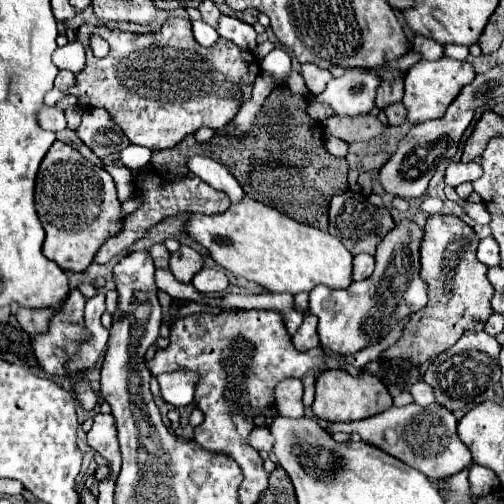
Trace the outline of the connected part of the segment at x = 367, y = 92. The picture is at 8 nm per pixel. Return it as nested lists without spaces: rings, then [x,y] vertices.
[[[346,72],[340,78],[332,78],[326,90],[314,96],[316,102],[328,104],[338,116],[368,114],[376,102],[376,88],[380,80],[374,72]]]

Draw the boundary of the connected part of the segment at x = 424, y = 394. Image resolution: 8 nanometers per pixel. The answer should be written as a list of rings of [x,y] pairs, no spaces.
[[[424,380],[416,382],[416,384],[410,388],[410,394],[414,396],[414,402],[416,402],[416,404],[428,406],[428,404],[434,402],[434,390],[432,390]]]

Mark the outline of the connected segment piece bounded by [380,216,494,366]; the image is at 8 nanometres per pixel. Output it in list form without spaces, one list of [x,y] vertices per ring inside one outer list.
[[[430,216],[428,218],[428,222],[424,226],[424,240],[420,246],[420,254],[422,254],[420,276],[428,286],[428,304],[426,304],[426,308],[414,312],[408,318],[398,342],[392,344],[388,350],[384,350],[380,354],[380,358],[388,358],[388,360],[402,358],[402,360],[408,360],[412,366],[422,366],[430,358],[448,350],[466,330],[480,330],[486,324],[486,320],[492,314],[490,300],[492,300],[494,288],[486,278],[488,268],[482,262],[478,262],[478,258],[476,258],[476,246],[478,246],[478,234],[470,226],[466,226],[460,218],[456,218],[456,216],[448,216],[448,218]]]

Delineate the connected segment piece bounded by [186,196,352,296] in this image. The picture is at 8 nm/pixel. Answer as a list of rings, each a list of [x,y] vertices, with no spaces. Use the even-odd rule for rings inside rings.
[[[244,196],[242,202],[238,202],[234,208],[228,208],[224,214],[218,214],[218,216],[192,214],[192,218],[186,224],[186,232],[210,252],[210,256],[216,260],[218,266],[230,270],[236,276],[242,276],[246,280],[260,284],[268,292],[288,292],[296,296],[300,292],[310,292],[318,284],[324,284],[336,290],[348,288],[352,284],[352,254],[346,250],[346,246],[342,246],[338,238],[314,226],[300,224],[280,214],[278,210],[262,202],[256,202],[248,196]]]

